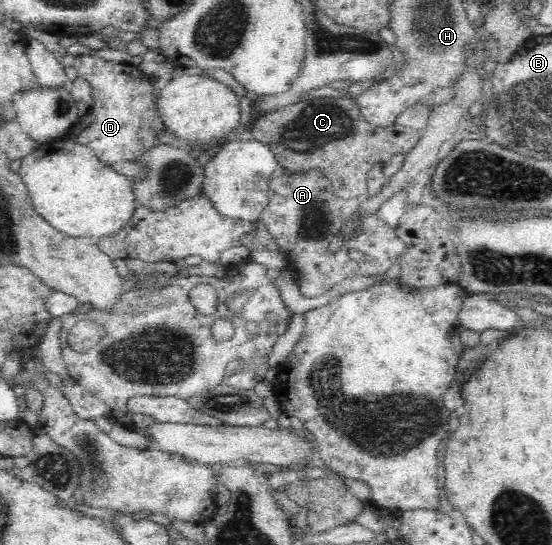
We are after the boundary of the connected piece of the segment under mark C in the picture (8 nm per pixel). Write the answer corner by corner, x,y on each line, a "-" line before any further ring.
314,97
313,99
306,99
303,101
296,102
295,104
289,105
284,109
277,109
273,112
268,112
267,114
262,114
257,117
256,123
253,127
254,139
265,143
274,152
274,157
276,158
276,169
280,166
284,169
282,174
286,175
296,175
296,174
308,174
308,173
318,173
324,178
328,178
328,184
330,184
330,192
334,196
338,196
342,199
350,199
364,194
368,190
368,184
370,179
367,177
368,171
372,169
374,163
384,163
387,159
390,159
393,155
407,154
421,138
422,132
417,129
412,129
410,127
404,127
402,125
394,123
392,126
380,127
379,125
372,125
368,123
368,120
361,114
360,106
357,104
356,99
348,97

